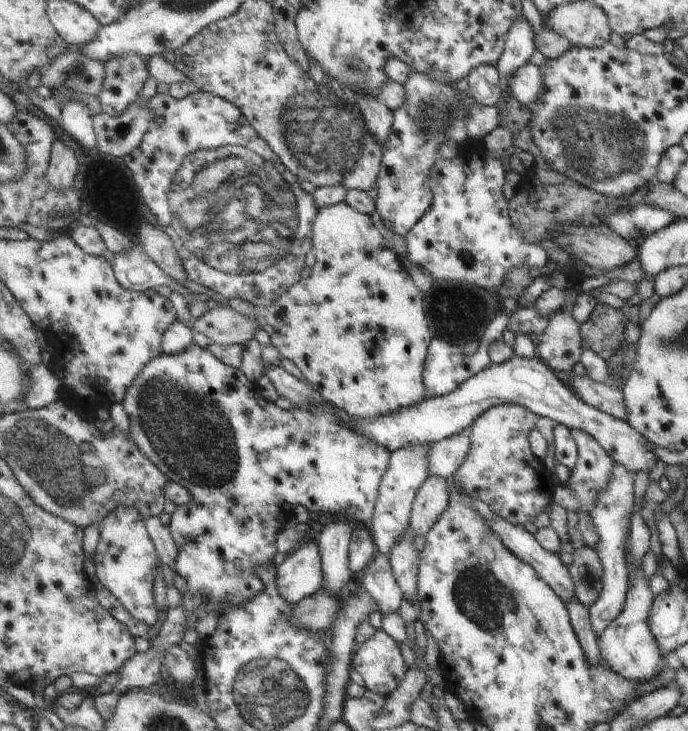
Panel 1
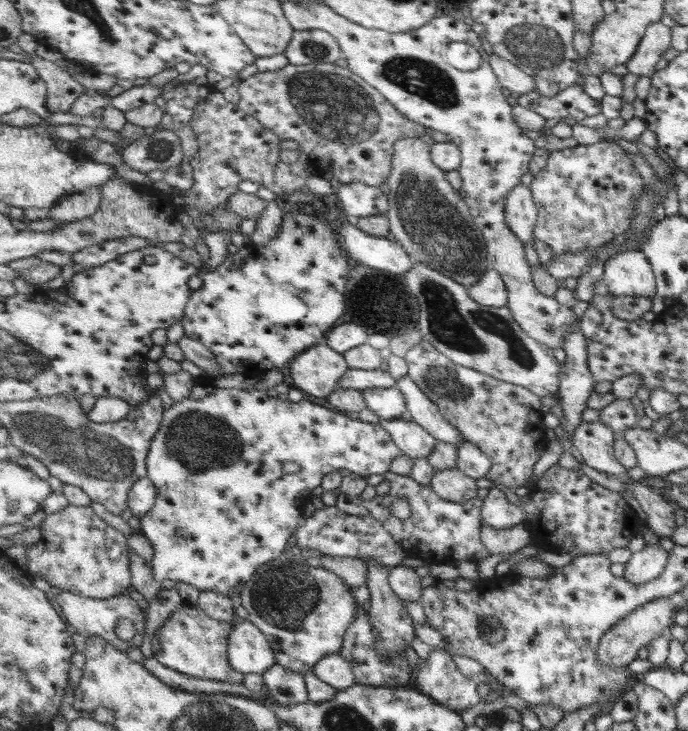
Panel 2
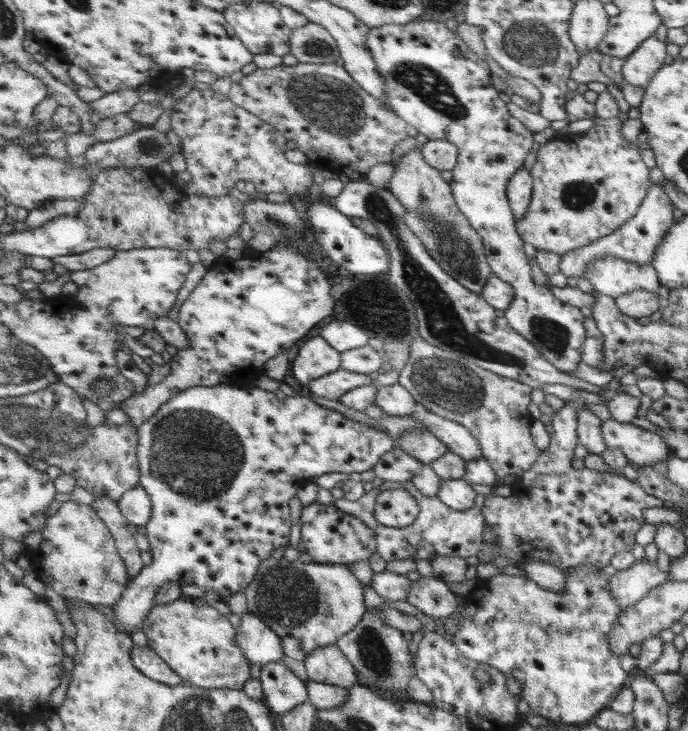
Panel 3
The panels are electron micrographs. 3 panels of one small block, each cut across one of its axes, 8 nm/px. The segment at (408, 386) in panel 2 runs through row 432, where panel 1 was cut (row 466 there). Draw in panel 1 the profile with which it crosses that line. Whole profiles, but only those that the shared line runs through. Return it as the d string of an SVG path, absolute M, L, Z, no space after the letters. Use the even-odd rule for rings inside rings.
M469 430L433 443L431 452L428 454L430 473L453 480L456 472L467 460L471 445Z

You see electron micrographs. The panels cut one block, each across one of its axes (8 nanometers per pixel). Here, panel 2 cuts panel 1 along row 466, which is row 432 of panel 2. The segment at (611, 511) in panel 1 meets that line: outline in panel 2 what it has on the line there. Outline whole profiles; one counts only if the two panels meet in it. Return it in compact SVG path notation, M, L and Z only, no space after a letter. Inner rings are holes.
M615 398L613 402L600 410L600 420L616 436L623 436L630 428L637 426L637 414L629 398Z

